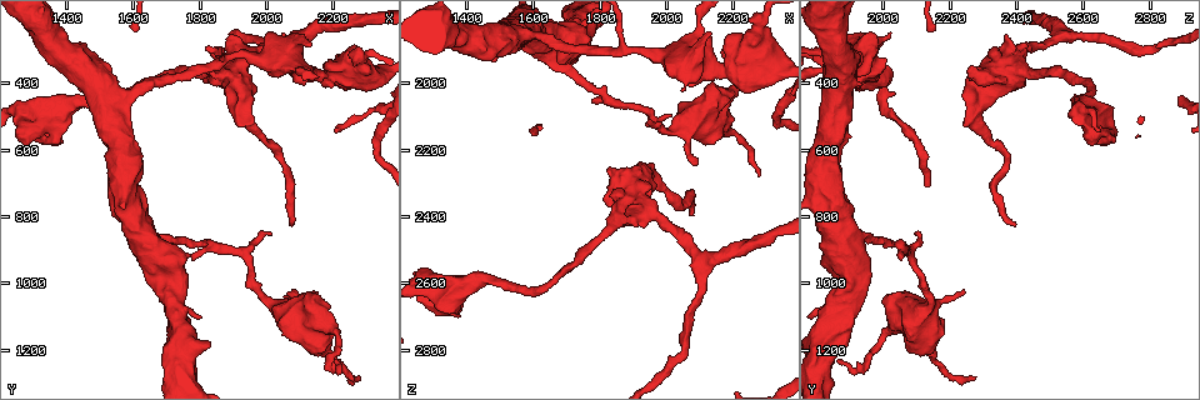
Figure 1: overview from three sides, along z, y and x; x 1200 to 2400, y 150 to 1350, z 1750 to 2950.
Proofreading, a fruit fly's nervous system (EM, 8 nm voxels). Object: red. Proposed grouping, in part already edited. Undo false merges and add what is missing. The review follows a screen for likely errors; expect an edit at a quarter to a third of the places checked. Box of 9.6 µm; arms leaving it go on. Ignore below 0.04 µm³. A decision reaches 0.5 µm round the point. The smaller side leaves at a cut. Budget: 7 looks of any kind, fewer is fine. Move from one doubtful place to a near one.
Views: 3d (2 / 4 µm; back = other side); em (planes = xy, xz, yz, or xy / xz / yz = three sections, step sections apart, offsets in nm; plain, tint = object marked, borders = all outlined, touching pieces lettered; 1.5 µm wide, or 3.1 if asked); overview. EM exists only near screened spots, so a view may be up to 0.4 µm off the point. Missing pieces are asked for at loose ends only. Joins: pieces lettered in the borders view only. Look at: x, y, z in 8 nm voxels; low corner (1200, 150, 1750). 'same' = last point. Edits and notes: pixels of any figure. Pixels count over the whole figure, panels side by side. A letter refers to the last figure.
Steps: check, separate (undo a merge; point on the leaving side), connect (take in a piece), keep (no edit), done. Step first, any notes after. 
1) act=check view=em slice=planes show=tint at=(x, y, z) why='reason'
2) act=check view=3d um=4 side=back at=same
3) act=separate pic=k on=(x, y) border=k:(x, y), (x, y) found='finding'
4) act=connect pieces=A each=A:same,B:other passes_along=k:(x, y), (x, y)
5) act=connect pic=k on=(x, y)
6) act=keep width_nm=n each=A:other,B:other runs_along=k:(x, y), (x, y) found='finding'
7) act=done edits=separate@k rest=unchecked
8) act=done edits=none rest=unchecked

act=check view=em slice=planes show=tint at=(1470, 450, 2580) why='sudden change in width'

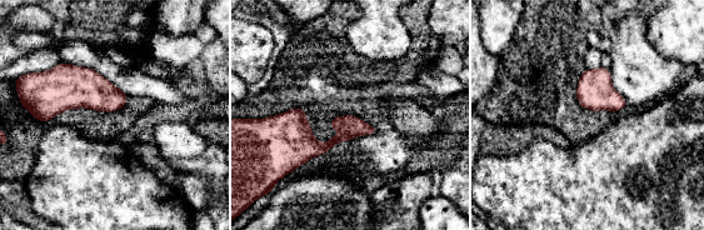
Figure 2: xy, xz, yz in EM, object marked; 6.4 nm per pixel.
act=check view=em slice=planes show=borders at=same

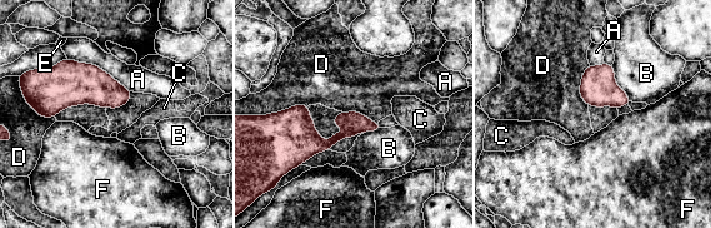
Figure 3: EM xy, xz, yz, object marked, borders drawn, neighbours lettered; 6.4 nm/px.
act=keep each=A:other,B:other,C:other,D:other,E:other,F:other runs_along=3:(284, 123), (309, 143), (375, 127) found='all the same neuron'

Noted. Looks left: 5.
act=check view=3d um=2 at=(2030, 280, 2830) why='a narrow waist'

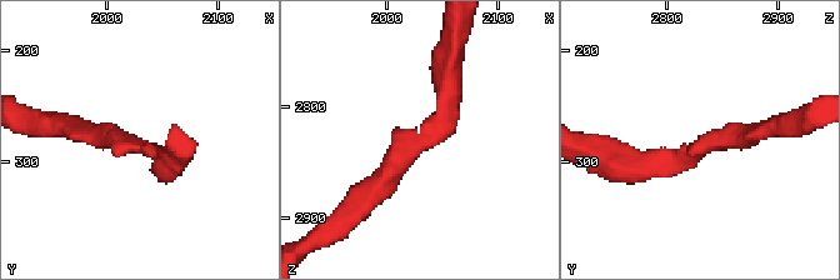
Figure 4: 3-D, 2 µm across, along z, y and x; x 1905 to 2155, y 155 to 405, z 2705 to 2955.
act=check view=em slice=xy step=4 show=tint at=(2024, 284, 2832) arm_widths_nm=160,220

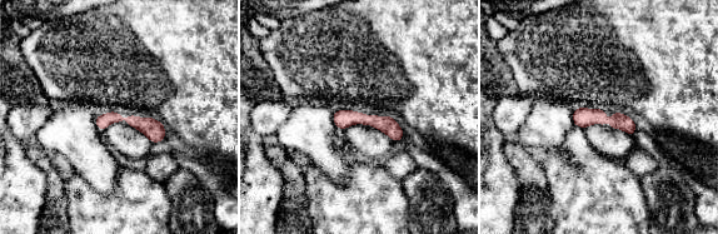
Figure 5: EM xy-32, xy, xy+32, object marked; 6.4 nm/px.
act=check view=em slice=planes show=borders at=same

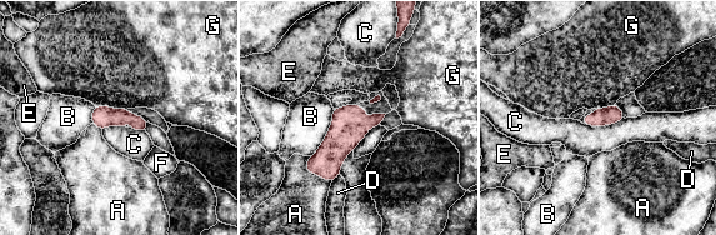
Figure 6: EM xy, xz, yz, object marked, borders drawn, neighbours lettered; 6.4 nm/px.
act=keep each=A:other,B:other,C:other,D:other,E:other,F:other,G:other border=6:(624, 118), (596, 126) found='one neuron here'

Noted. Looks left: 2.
act=done edits=none rest=unchecked

